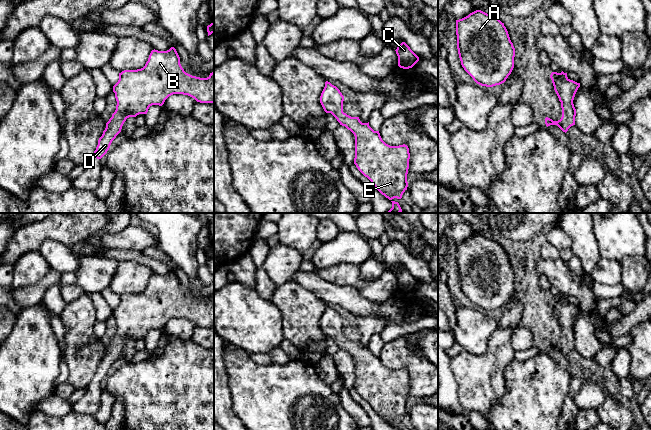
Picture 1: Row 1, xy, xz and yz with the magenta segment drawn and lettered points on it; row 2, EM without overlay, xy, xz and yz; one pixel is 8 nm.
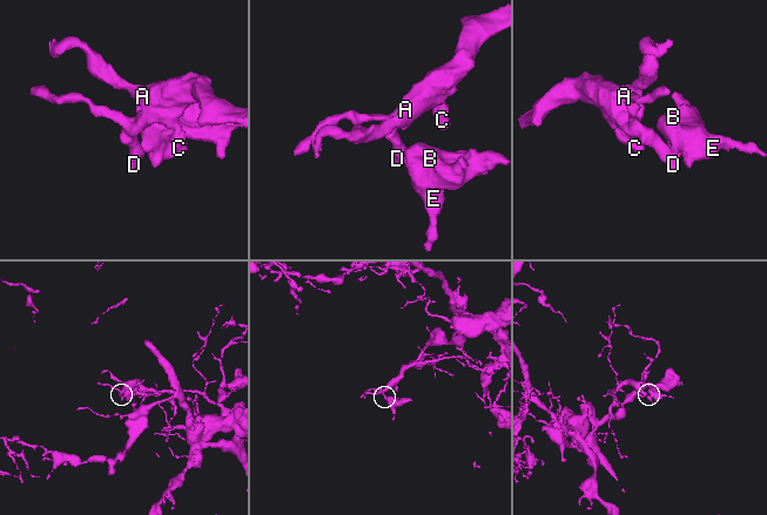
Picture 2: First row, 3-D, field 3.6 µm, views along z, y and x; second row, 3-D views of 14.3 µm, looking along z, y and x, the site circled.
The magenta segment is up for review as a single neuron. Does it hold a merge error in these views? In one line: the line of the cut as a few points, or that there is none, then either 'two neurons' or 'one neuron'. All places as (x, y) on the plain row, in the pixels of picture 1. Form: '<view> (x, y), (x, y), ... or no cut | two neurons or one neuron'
no cut | one neuron

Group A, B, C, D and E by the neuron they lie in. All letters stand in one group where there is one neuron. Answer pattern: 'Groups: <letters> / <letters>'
Groups: A B C D E

